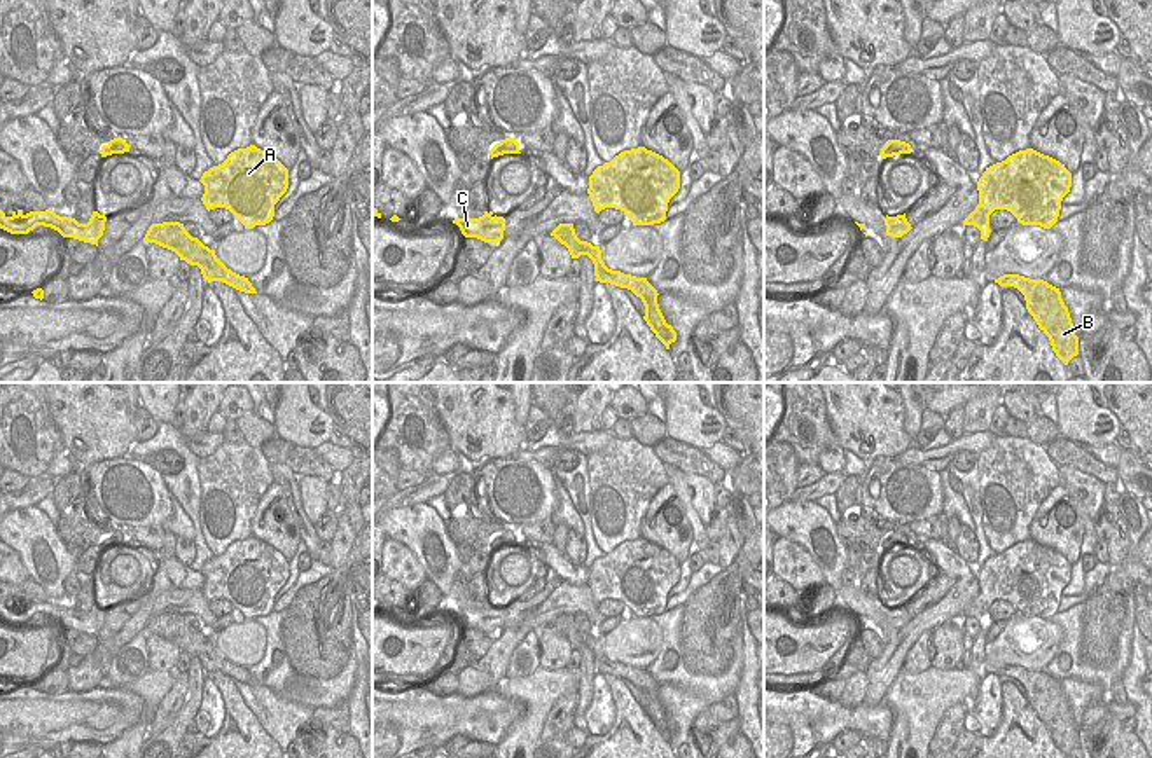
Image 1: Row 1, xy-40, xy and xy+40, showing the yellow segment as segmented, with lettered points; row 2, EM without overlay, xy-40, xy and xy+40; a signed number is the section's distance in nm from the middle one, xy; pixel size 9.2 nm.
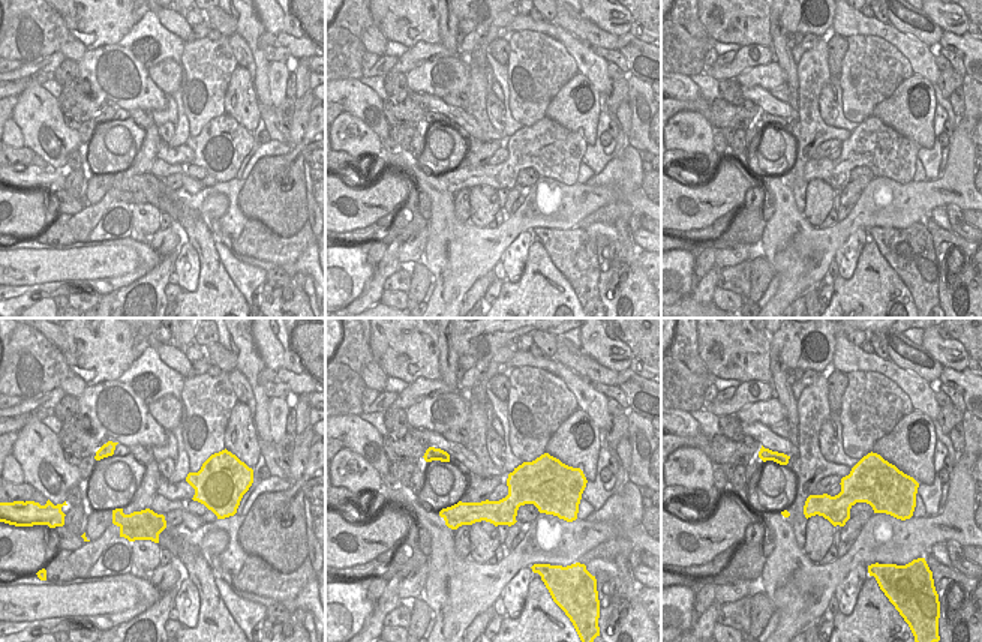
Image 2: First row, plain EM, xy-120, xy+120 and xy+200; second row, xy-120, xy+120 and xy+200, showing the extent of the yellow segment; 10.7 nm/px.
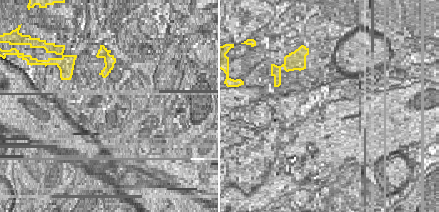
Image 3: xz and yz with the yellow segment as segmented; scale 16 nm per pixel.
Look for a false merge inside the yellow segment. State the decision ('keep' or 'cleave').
keep

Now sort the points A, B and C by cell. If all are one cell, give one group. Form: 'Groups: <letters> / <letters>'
Groups: A B C

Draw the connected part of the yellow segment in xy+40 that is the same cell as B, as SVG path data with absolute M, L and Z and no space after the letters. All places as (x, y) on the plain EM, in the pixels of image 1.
M1003 665L995 674L1014 678L1024 686L1028 704L1049 728L1052 742L1065 756L1079 746L1079 728L1073 723L1059 679L1044 671L1030 671L1019 665Z

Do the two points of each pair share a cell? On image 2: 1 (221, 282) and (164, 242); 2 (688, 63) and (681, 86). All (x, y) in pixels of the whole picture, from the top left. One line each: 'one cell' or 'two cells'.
1: two cells
2: two cells

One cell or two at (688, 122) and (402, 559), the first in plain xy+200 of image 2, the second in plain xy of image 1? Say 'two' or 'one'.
one

